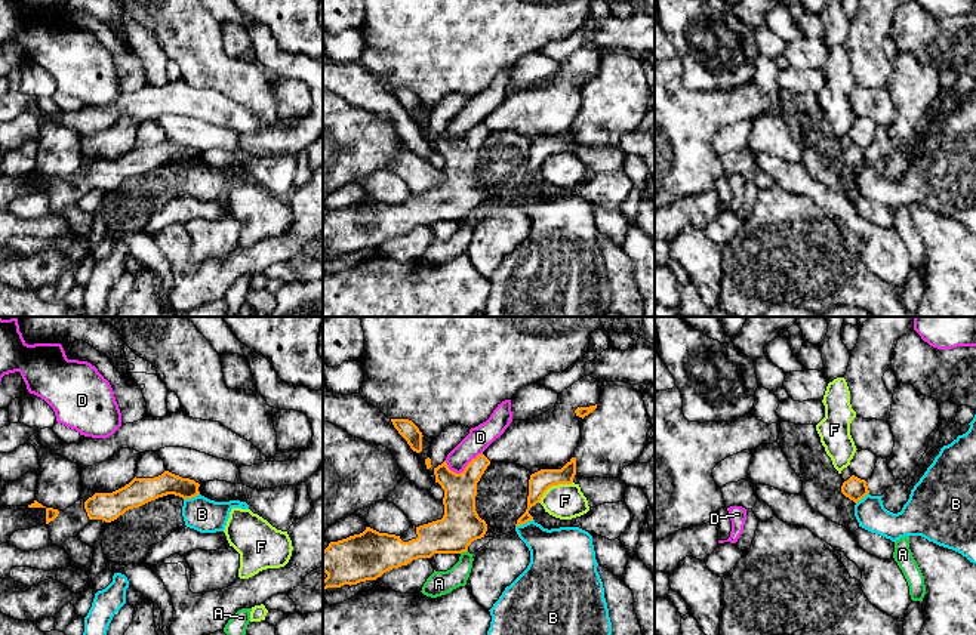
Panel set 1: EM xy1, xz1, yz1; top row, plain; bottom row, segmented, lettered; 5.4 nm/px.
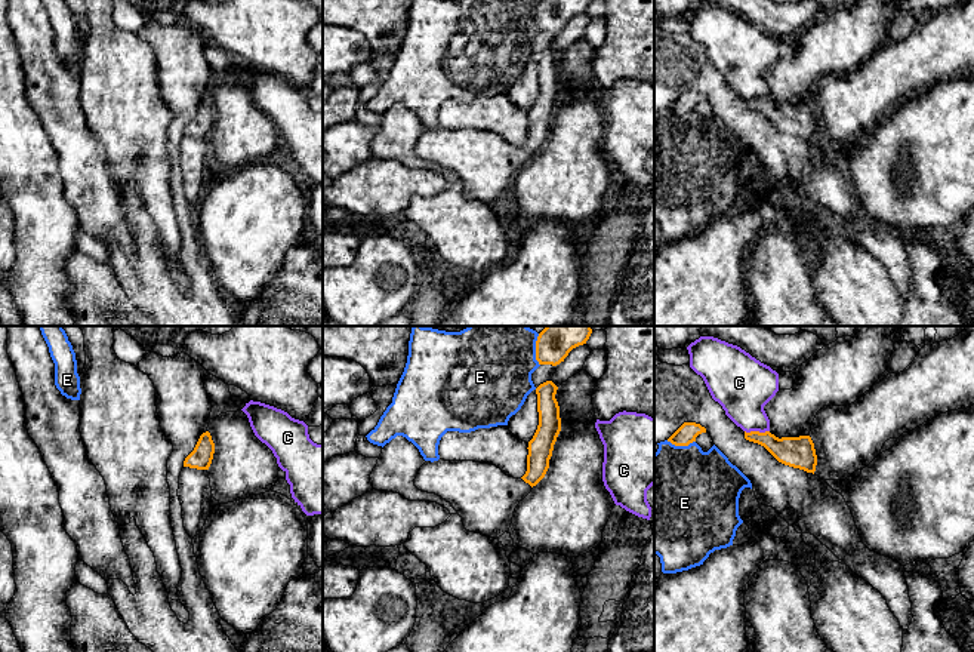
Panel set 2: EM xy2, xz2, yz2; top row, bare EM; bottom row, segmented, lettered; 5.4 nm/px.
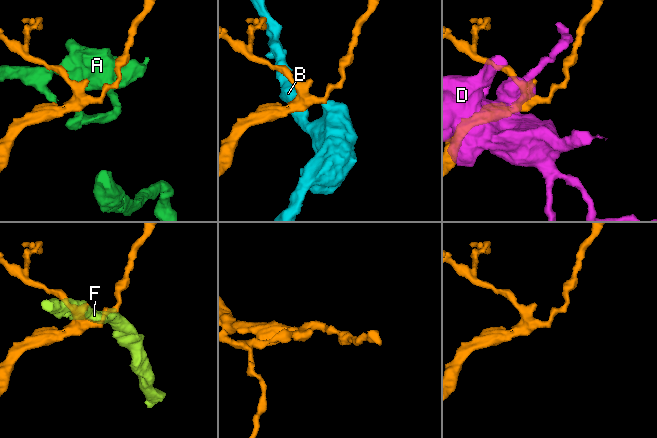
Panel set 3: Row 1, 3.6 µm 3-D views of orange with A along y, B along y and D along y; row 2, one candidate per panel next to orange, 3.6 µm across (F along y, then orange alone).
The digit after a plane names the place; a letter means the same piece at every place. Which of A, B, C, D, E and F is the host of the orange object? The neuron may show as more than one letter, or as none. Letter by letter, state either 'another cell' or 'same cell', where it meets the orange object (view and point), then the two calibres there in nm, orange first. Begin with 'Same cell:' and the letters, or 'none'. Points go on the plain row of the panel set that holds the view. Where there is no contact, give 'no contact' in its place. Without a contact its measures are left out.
Same cell: none
A: another cell | xz1 (464, 219) | 220/130 nm
B: another cell | xz1 (523, 191) | 120/280 nm
C: another cell | yz2 (757, 100) | 170/300 nm
D: another cell | xz1 (464, 138) | 180/130 nm
E: another cell | yz2 (681, 113) | 110/500 nm
F: another cell | xz1 (553, 153) | 120/190 nm

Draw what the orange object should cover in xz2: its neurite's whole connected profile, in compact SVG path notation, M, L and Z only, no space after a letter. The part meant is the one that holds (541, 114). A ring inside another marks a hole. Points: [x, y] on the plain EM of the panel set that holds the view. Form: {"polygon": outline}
{"polygon": "M546 49L536 56L539 93L528 110L527 139L521 147L506 144L493 132L474 129L426 129L414 154L451 172L469 200L499 206L509 199L517 173L546 142L561 99L558 55Z"}

